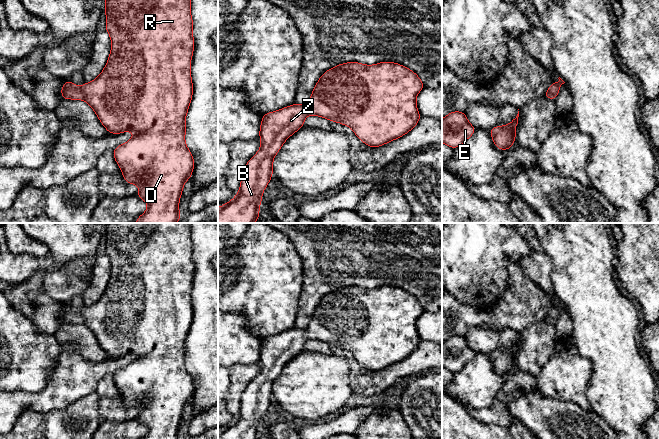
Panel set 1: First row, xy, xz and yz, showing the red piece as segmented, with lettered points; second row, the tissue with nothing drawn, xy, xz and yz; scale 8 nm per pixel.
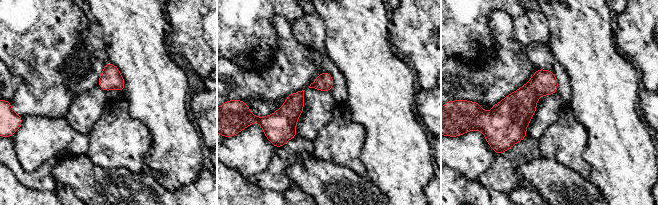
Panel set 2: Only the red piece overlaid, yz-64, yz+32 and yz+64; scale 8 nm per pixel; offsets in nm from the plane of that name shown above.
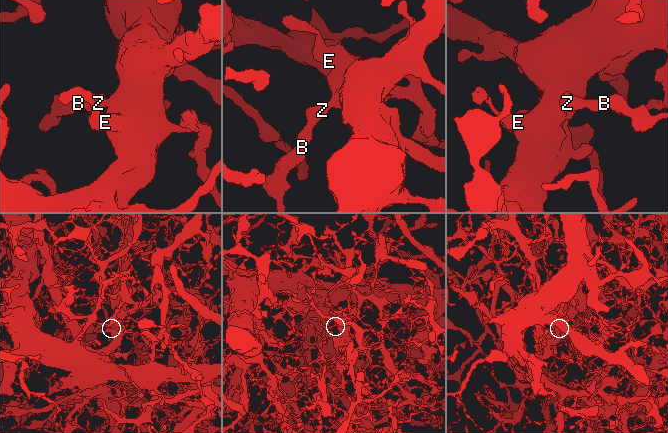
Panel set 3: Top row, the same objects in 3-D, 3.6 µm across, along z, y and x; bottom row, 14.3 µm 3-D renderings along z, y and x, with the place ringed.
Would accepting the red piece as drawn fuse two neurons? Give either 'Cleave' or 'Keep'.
Keep

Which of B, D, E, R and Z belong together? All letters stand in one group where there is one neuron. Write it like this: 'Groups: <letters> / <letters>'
Groups: B D E R Z

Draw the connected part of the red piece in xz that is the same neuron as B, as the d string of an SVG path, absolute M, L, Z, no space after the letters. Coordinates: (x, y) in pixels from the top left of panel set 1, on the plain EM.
M382 285L375 289L346 286L330 292L319 302L305 329L294 327L262 339L261 371L244 390L238 417L218 432L218 439L260 439L262 417L273 400L273 383L284 366L304 351L307 339L348 350L363 367L375 372L402 361L418 348L421 339L416 321L424 311L417 297L395 286Z

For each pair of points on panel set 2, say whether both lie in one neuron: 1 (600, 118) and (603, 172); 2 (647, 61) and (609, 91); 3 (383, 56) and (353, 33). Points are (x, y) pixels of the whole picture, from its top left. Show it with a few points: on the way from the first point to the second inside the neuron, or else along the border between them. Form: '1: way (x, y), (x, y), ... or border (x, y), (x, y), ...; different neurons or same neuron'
1: way (603, 131), (603, 159); same neuron
2: border (632, 64), (635, 67); different neurons
3: way (376, 56), (360, 40); same neuron

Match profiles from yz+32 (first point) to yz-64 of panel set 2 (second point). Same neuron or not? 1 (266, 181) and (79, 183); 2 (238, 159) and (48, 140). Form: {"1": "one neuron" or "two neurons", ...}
{"1": "two neurons", "2": "one neuron"}

